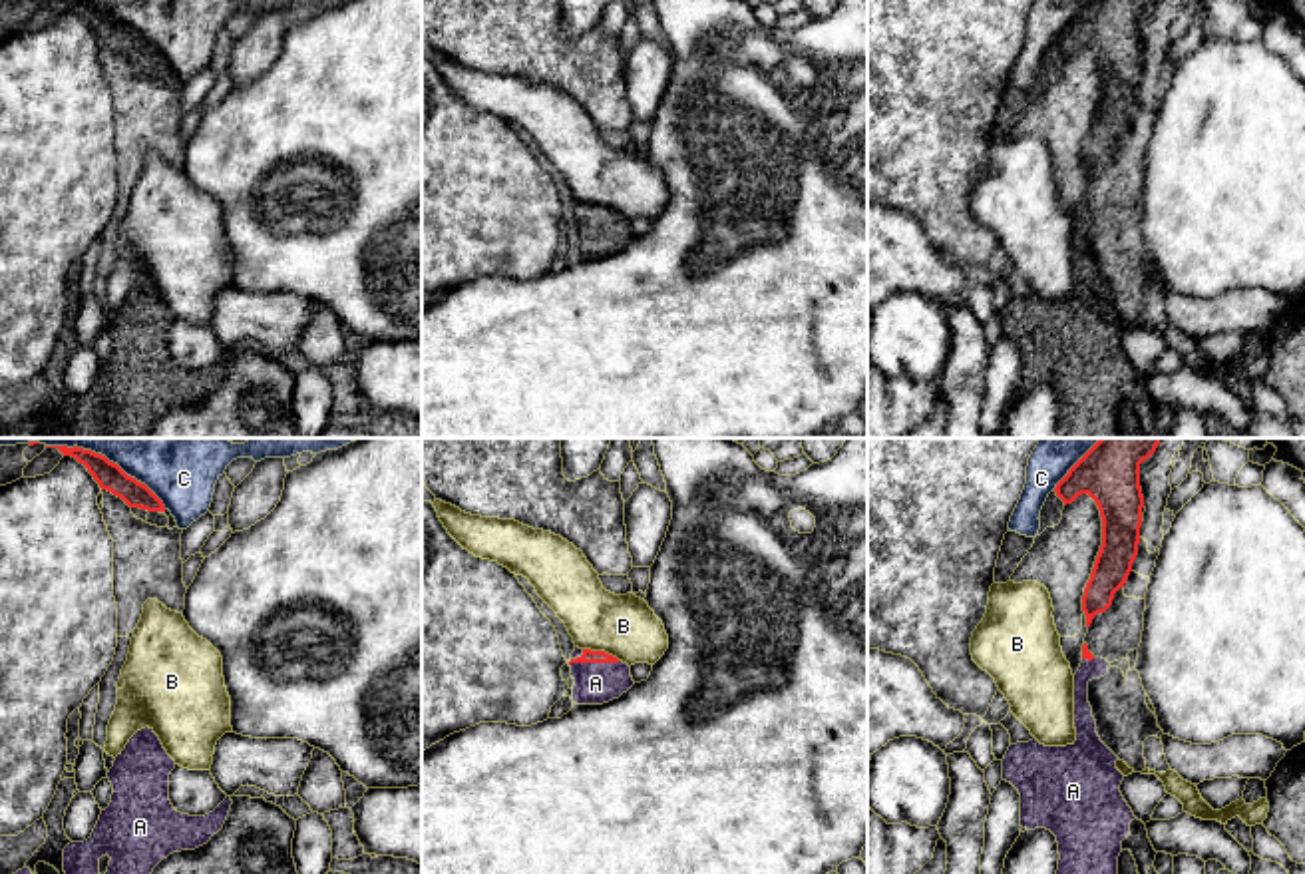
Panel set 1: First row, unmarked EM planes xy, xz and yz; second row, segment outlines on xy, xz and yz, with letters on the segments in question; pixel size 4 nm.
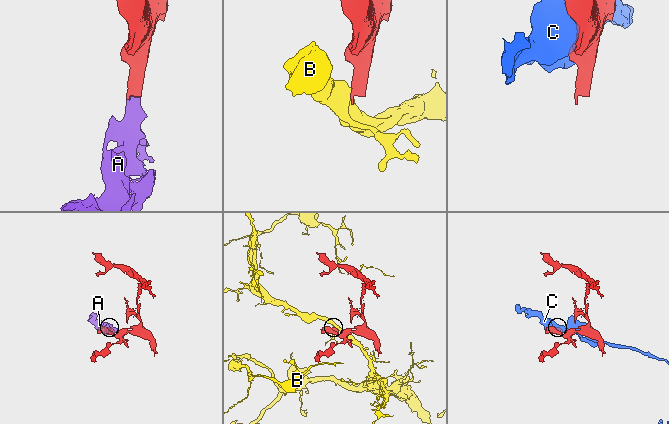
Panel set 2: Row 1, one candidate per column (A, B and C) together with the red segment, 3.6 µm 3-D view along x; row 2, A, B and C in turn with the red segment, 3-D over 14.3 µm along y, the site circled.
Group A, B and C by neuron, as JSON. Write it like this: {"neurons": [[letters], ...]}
{"neurons": [["A"], ["B"], ["C"]]}

